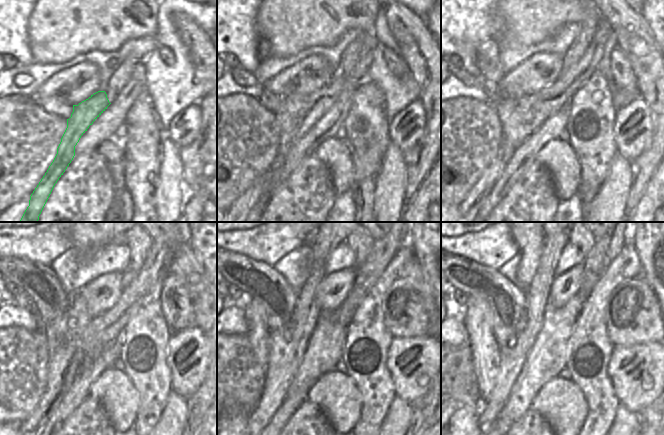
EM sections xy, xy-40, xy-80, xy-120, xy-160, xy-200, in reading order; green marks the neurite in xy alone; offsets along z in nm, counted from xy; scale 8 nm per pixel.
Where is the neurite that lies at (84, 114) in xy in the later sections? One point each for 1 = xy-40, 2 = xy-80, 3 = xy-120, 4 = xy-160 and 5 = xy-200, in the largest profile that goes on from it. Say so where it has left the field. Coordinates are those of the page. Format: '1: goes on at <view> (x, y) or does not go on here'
1: goes on at xy-40 (308, 109)
2: goes on at xy-80 (539, 106)
3: goes on at xy-120 (104, 328)
4: goes on at xy-160 (384, 249)
5: goes on at xy-200 (606, 248)

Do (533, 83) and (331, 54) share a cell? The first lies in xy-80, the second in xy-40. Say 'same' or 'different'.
different

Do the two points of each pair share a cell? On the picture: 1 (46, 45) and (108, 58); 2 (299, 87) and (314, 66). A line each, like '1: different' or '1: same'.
1: different
2: same

